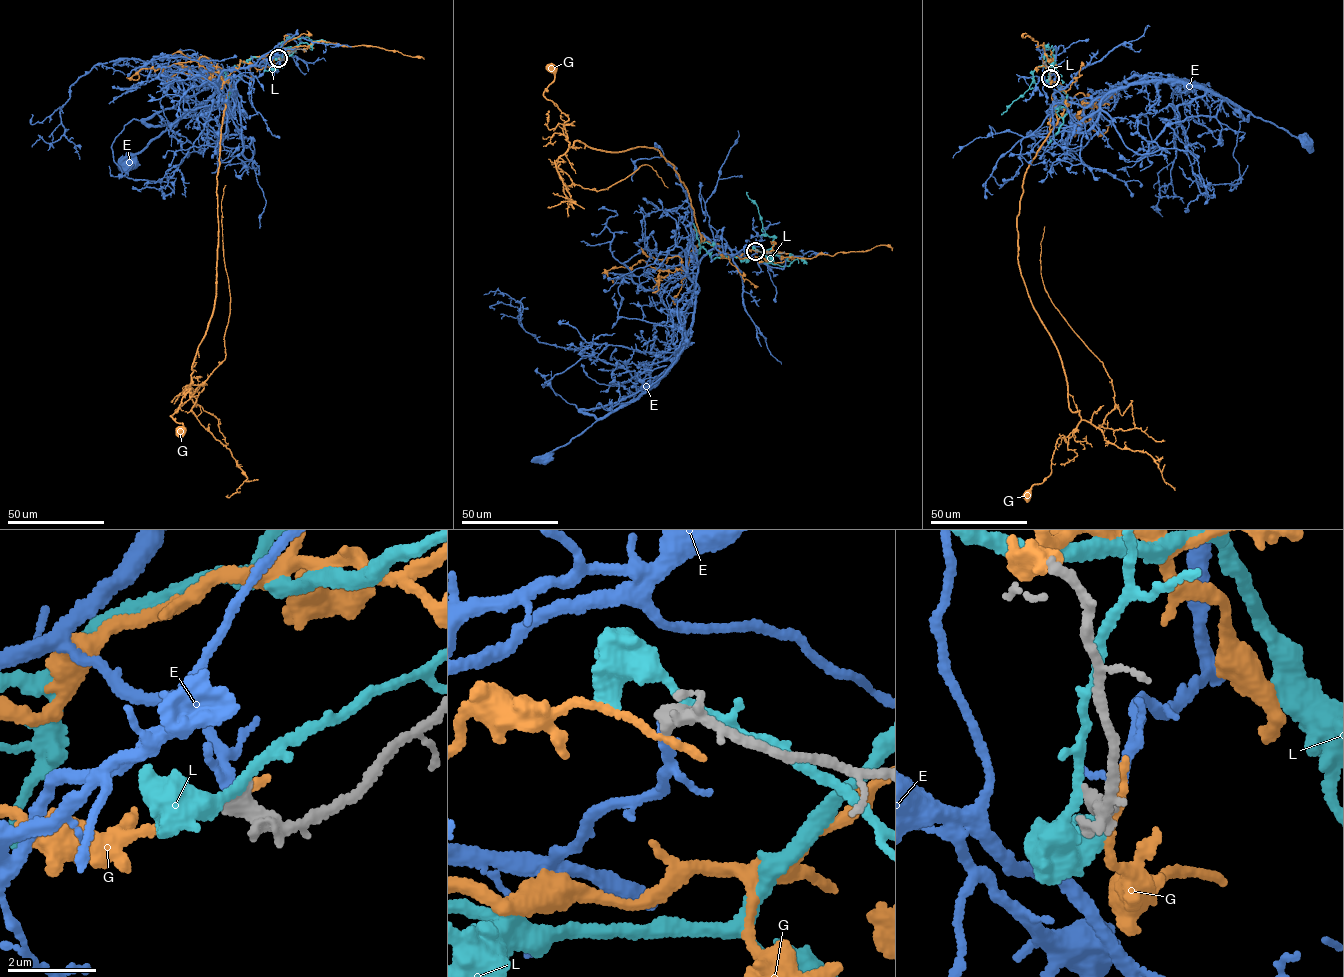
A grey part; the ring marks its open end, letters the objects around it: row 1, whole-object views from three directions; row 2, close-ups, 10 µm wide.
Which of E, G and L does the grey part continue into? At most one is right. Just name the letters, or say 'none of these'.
E

